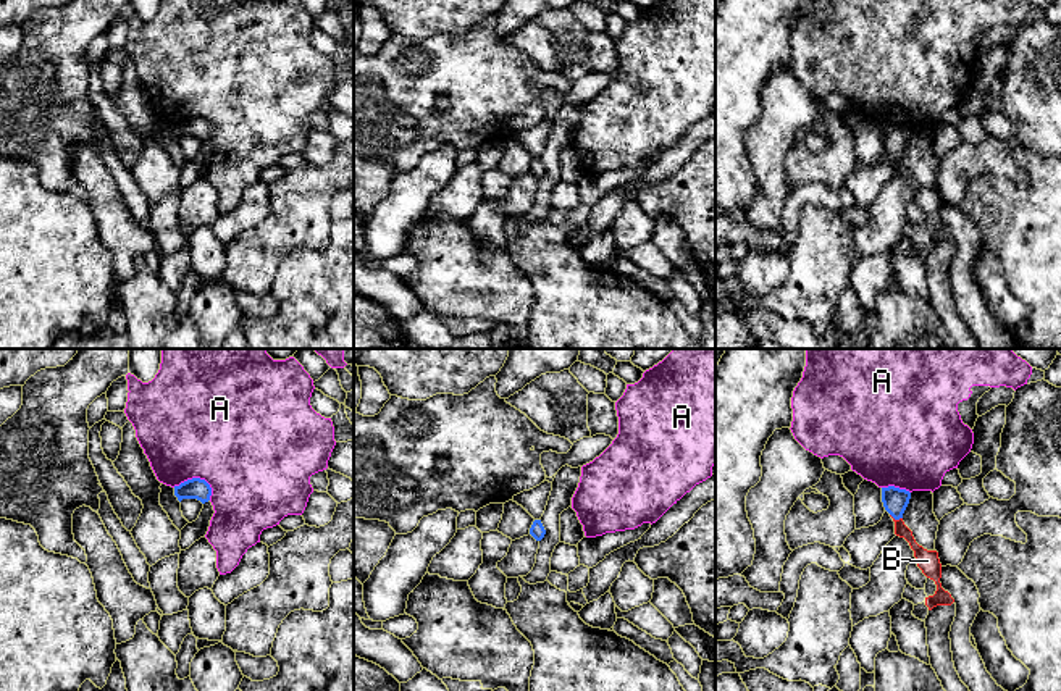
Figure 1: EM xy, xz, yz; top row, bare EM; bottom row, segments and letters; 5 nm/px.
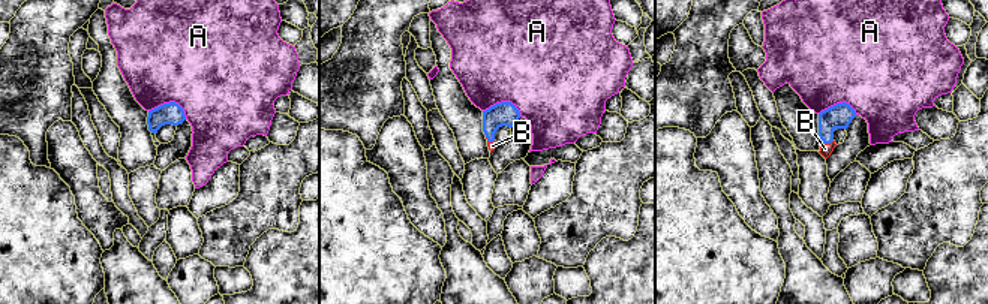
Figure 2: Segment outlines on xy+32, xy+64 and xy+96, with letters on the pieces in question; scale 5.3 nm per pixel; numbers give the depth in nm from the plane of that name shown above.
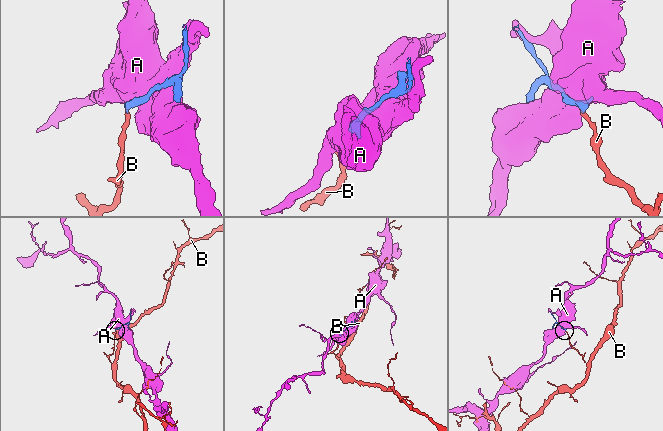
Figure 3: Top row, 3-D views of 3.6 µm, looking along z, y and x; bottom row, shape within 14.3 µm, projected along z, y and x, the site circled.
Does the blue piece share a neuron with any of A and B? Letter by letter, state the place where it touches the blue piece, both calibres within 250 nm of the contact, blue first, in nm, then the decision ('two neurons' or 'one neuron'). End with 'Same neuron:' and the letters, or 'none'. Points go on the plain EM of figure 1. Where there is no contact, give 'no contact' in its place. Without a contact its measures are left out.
A: xy (196, 117) | 110/500 nm | two neurons
B: yz (897, 157) | 130/100 nm | one neuron
Same neuron: B

